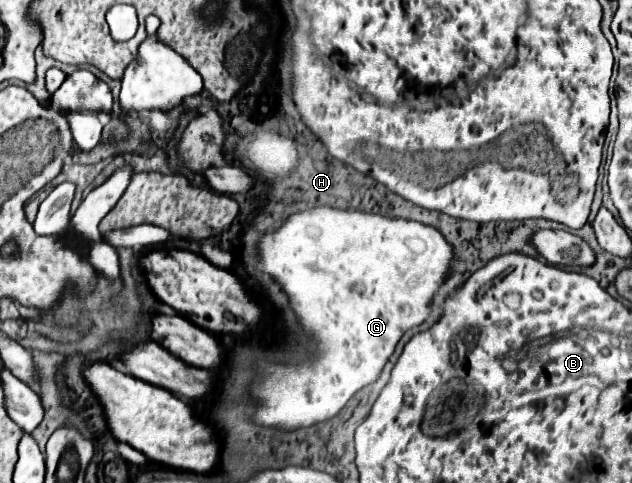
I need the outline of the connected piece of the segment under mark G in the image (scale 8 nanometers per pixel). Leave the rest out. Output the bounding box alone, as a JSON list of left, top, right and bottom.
[252,206,452,430]

